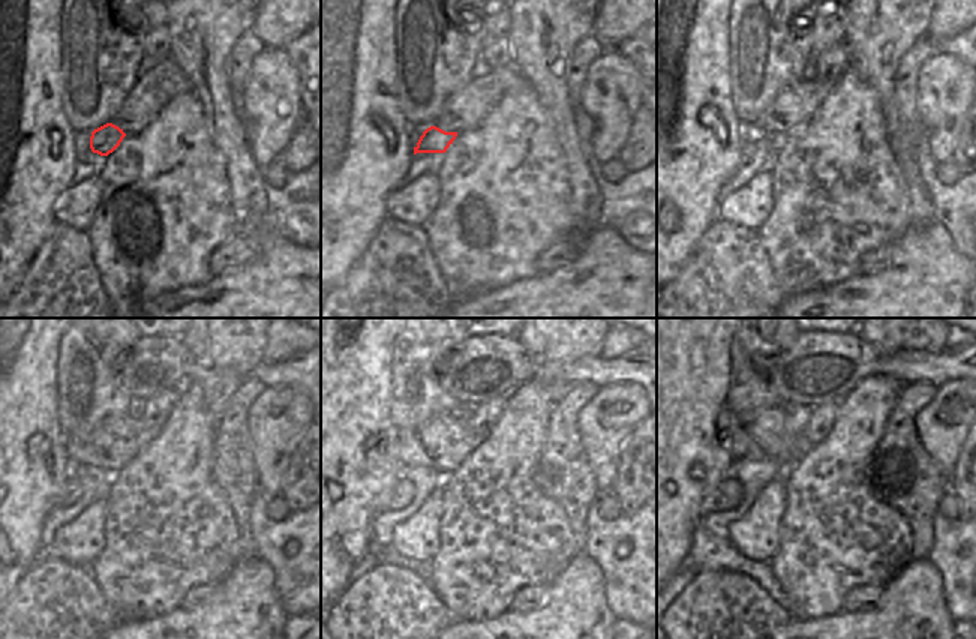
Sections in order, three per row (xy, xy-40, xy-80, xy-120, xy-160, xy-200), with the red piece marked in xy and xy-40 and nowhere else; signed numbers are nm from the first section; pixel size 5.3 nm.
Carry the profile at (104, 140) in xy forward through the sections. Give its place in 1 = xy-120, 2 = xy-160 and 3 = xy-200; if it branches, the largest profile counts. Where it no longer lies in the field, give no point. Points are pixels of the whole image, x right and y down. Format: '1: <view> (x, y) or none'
1: xy-120 (72, 485)
2: xy-160 (402, 494)
3: xy-200 (729, 494)

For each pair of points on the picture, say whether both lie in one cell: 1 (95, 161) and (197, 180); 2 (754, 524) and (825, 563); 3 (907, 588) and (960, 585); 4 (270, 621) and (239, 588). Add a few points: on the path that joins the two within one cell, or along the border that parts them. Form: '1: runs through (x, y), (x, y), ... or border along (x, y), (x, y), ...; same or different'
1: border along (107, 156), (98, 176); different
2: border along (786, 503), (780, 521), (780, 546), (768, 563); different
3: border along (925, 558), (940, 575), (943, 606), (954, 620); different
4: runs through (261, 615), (246, 597); same

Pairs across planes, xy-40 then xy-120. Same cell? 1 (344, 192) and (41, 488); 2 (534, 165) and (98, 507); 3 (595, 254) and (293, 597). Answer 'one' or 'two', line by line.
1: one
2: two
3: two

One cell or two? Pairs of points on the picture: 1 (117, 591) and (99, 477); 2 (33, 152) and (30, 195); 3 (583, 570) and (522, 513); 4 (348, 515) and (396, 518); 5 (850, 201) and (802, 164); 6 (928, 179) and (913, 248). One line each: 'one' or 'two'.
1: two
2: one
3: two
4: two
5: one
6: two

